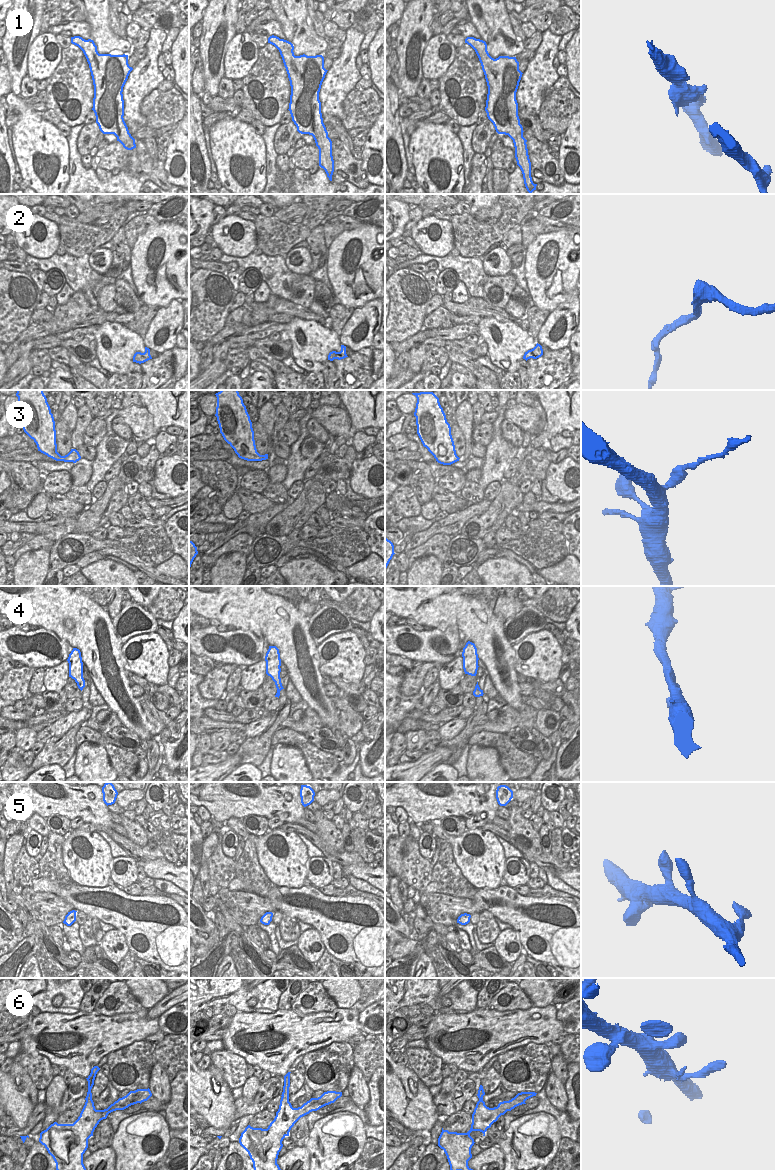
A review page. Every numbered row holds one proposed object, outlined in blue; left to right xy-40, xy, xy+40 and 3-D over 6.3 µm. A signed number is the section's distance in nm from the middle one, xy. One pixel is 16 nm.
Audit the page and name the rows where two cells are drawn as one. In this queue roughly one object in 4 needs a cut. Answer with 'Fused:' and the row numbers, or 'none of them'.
Fused: 3

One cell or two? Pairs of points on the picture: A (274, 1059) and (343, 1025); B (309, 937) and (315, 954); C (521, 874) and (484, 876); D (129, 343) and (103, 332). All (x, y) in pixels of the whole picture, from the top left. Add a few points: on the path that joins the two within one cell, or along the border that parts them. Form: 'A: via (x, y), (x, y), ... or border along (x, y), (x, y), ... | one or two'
A: via (291, 1045), (303, 1033), (326, 1027) | one
B: via (308, 943), (303, 948), (309, 952) | one
C: border along (506, 859), (502, 877) | two
D: via (123, 341), (114, 341), (109, 336) | one

